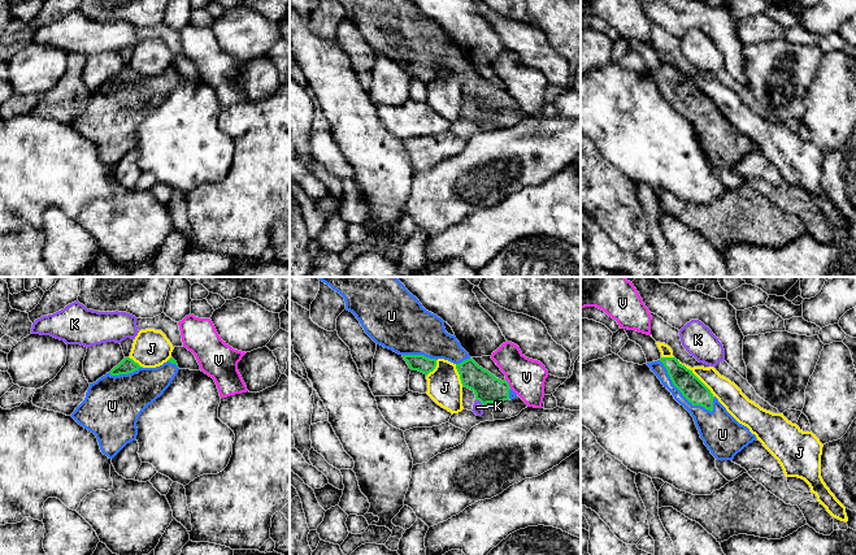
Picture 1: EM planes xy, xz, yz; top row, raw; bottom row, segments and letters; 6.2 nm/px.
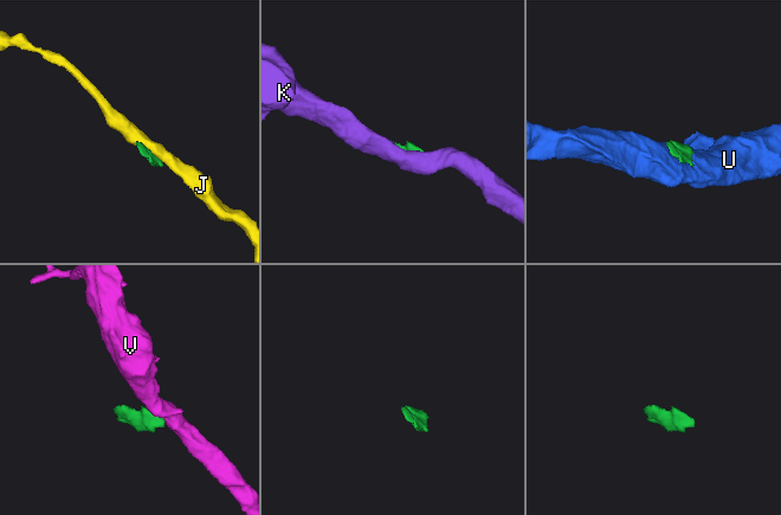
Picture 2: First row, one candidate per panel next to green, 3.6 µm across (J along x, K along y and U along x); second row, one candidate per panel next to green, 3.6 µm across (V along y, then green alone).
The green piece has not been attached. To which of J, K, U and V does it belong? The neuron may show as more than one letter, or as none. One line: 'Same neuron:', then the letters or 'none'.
Same neuron: U

